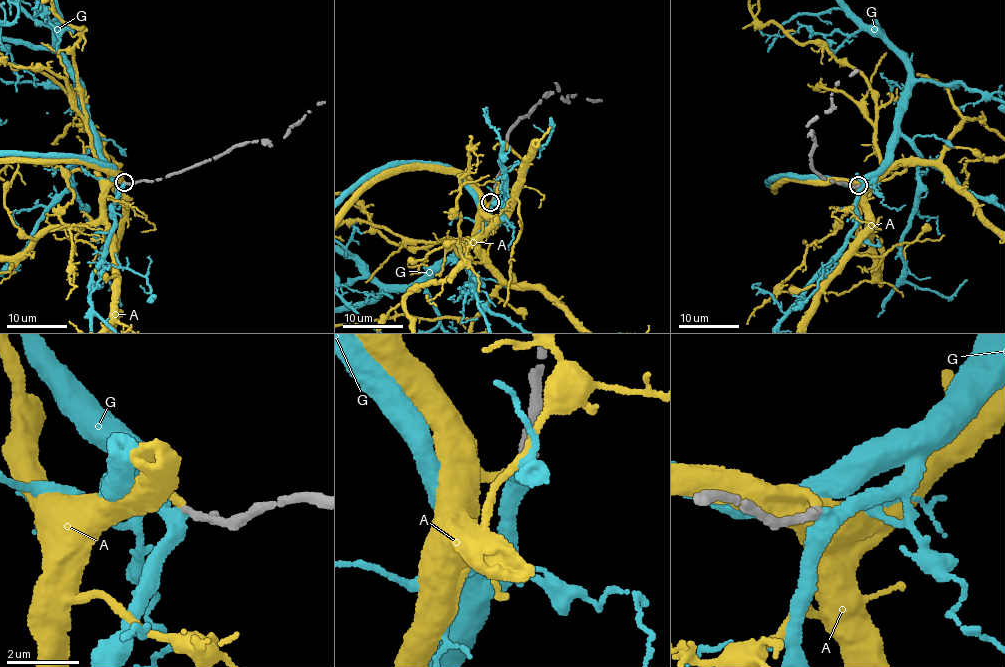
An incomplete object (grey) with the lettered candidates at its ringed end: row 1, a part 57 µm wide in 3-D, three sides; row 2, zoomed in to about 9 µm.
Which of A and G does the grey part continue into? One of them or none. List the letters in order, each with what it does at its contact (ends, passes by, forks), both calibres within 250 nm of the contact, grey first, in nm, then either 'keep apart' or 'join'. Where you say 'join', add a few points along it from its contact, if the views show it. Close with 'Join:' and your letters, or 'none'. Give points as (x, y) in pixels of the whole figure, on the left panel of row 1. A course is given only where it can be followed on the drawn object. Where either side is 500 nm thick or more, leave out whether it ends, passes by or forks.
A: it ends | 220/280 nm | join
G: it passes by | 220/380 nm | keep apart
Join: A

